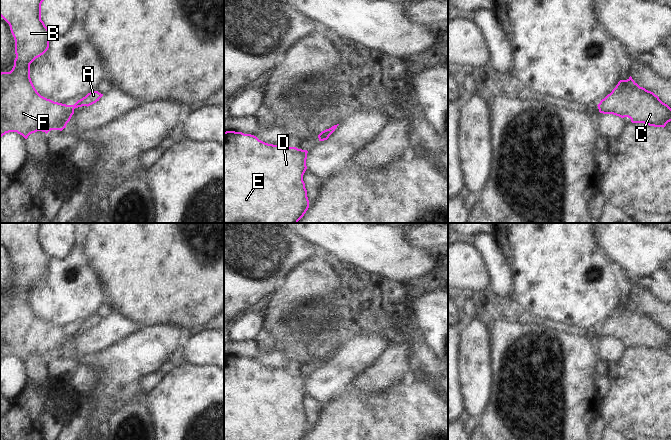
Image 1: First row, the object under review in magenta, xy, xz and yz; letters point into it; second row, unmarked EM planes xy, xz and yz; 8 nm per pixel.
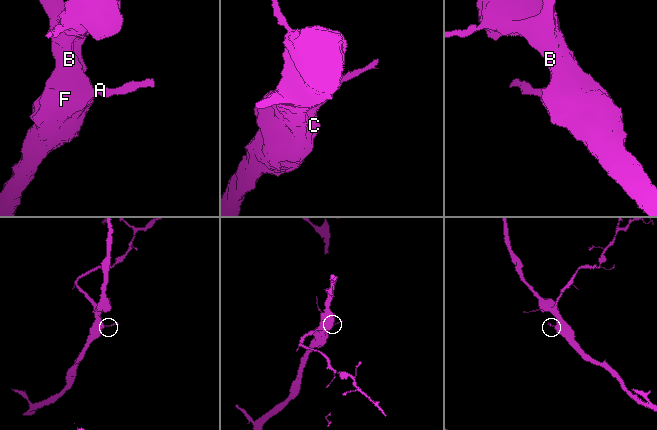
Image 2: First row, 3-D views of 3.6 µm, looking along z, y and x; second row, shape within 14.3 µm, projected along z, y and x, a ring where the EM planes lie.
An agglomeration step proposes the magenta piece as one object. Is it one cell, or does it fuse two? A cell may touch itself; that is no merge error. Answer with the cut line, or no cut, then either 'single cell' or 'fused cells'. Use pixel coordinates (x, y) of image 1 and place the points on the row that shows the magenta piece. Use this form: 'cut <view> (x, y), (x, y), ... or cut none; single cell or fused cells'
cut none; single cell

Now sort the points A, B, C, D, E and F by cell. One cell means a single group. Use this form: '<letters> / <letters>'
A B C D E F

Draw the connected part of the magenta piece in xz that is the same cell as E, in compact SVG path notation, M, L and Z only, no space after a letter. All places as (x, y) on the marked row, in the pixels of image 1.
M224 132L224 223L298 223L309 208L303 175L307 150L265 143L251 134Z

